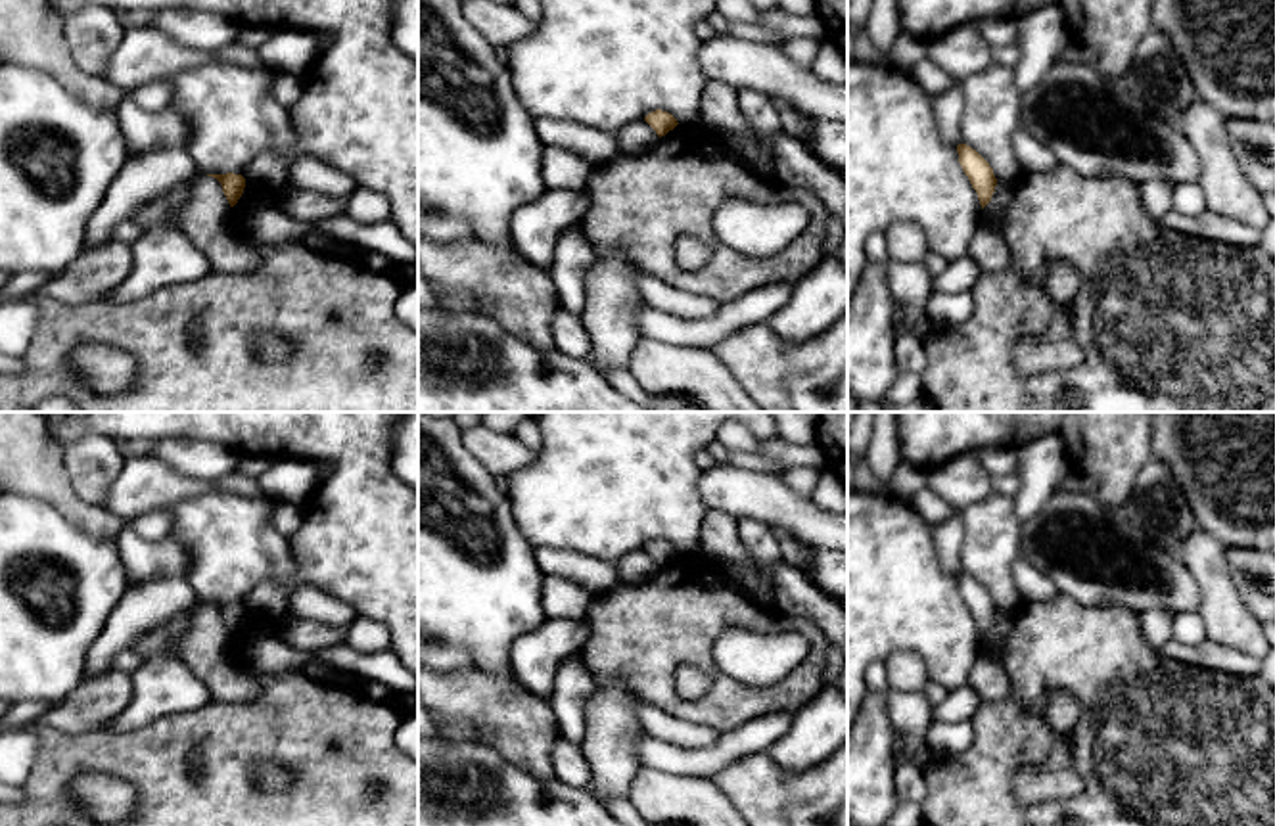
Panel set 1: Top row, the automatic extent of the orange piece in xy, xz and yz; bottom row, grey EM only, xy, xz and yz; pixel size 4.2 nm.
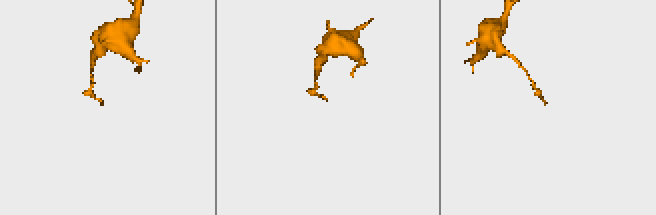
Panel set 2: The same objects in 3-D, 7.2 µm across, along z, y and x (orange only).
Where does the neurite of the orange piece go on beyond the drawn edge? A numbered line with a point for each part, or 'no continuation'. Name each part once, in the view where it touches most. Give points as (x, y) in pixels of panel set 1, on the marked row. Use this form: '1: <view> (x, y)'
no continuation

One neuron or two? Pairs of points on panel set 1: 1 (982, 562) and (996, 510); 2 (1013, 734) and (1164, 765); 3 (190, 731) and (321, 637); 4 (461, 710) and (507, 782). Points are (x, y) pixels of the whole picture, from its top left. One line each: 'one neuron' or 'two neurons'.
1: one neuron
2: one neuron
3: two neurons
4: two neurons

